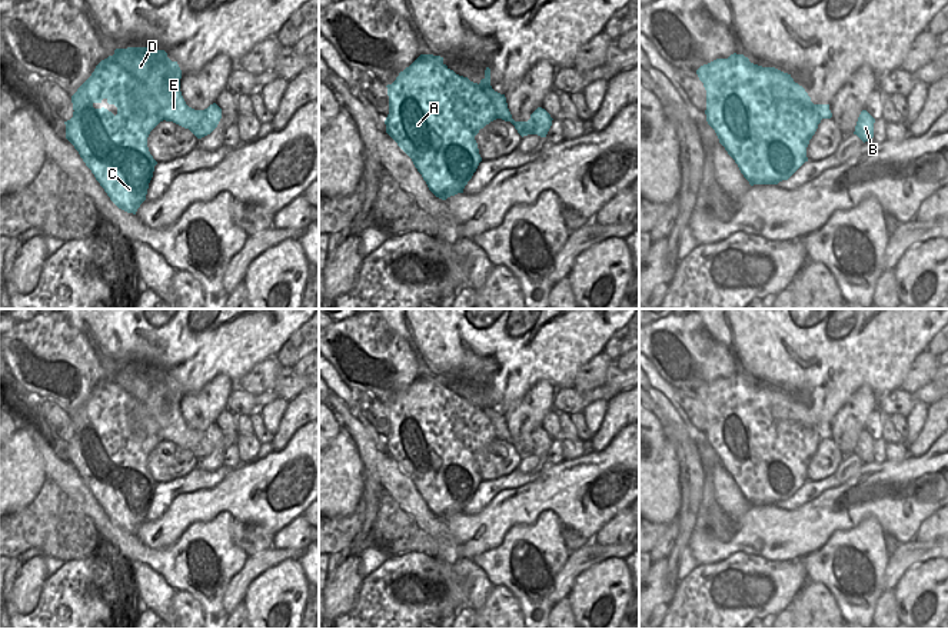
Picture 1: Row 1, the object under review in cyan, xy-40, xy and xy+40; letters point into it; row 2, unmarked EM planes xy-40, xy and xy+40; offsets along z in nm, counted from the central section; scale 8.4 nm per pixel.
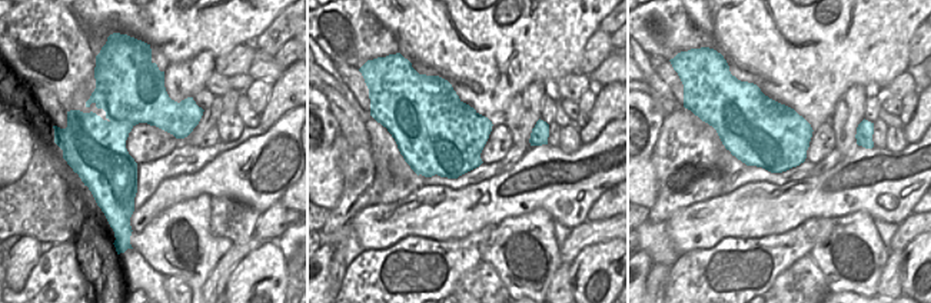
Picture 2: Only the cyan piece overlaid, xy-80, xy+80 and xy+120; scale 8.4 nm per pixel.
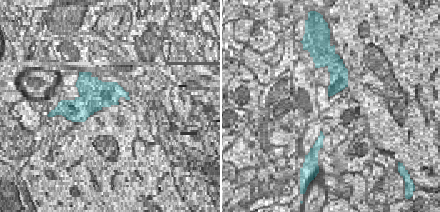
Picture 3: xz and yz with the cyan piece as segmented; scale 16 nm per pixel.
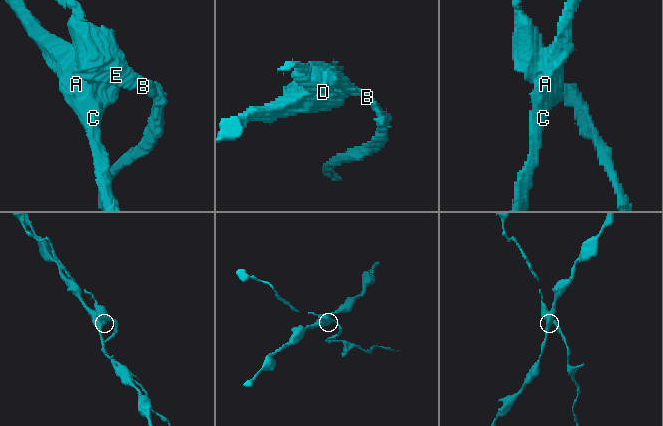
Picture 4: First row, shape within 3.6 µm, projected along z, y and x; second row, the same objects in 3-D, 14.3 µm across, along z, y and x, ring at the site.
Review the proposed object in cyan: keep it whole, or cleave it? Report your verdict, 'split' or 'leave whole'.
split

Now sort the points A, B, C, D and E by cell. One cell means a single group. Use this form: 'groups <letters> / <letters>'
groups A C / B D E

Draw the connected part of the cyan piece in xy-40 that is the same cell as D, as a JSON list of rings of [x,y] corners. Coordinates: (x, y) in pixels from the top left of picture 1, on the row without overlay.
[[[116,369],[114,375],[107,377],[107,387],[119,386],[137,399],[134,416],[140,426],[156,432],[163,440],[189,449],[197,459],[217,447],[222,429],[216,423],[204,430],[194,430],[186,425],[180,412],[182,390],[164,370]]]

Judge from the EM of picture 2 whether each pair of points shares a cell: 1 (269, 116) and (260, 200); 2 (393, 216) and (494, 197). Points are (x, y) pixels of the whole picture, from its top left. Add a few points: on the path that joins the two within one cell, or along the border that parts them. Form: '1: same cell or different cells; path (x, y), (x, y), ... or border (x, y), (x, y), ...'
1: different cells; border (292, 109), (266, 130)
2: same cell; path (418, 215), (458, 213), (469, 209)

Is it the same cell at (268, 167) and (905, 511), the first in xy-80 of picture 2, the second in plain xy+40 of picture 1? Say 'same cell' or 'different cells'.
same cell

